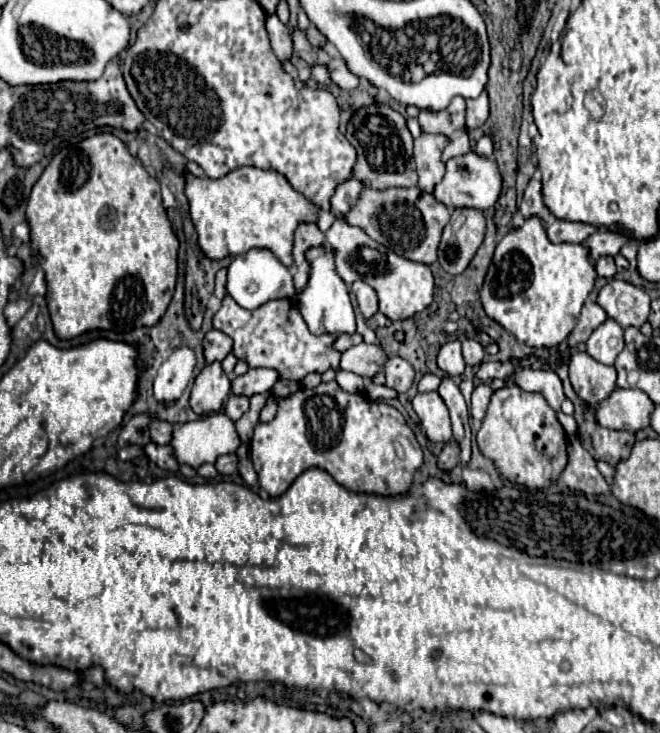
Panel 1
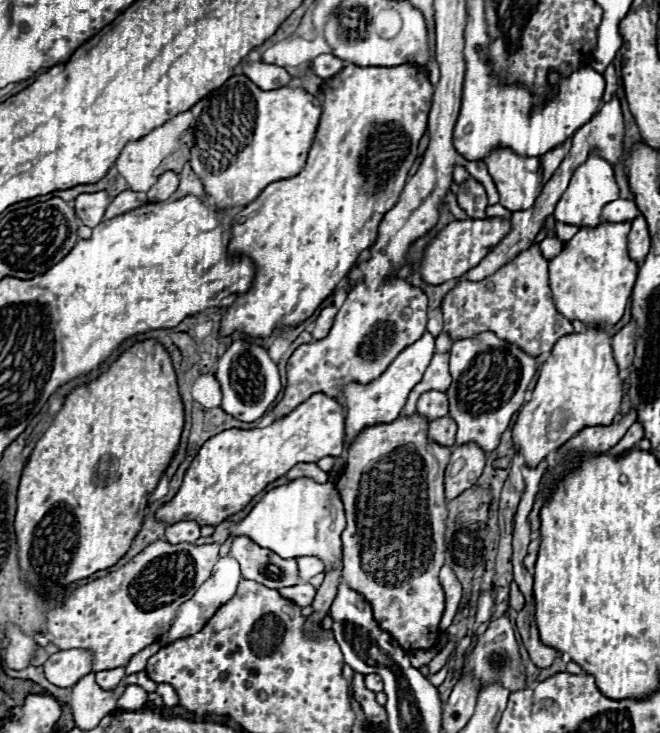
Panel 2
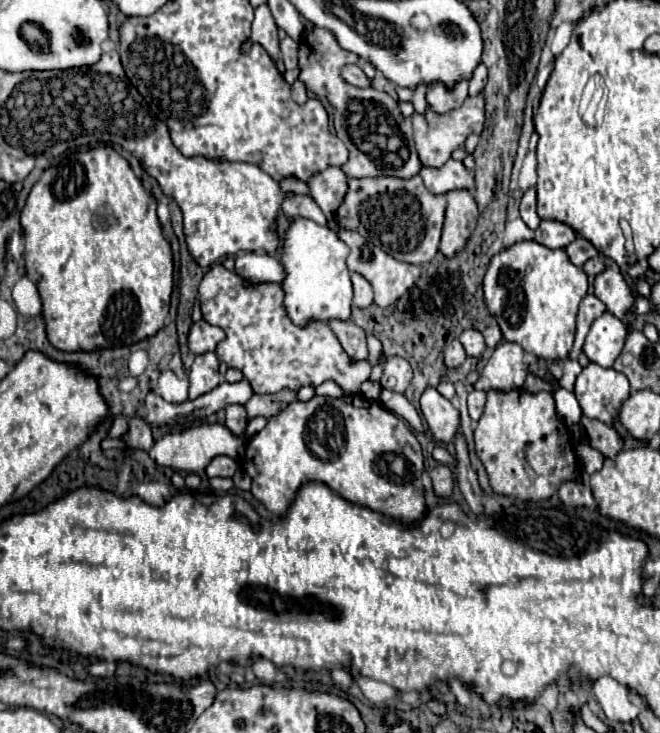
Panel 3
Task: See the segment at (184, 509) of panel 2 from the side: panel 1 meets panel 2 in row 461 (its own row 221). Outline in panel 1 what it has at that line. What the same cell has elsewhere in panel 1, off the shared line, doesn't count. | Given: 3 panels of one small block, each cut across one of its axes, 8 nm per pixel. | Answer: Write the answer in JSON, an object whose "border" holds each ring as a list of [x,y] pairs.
{"border":[[[238,168],[232,170],[228,176],[218,180],[200,178],[188,172],[188,184],[186,184],[186,196],[190,202],[190,216],[198,232],[198,244],[202,252],[212,260],[226,258],[226,252],[230,256],[238,256],[248,252],[250,248],[268,248],[274,252],[274,256],[284,266],[294,266],[292,248],[294,248],[294,232],[300,224],[318,224],[318,208],[298,190],[292,188],[292,184],[276,170],[260,170],[260,168]]]}

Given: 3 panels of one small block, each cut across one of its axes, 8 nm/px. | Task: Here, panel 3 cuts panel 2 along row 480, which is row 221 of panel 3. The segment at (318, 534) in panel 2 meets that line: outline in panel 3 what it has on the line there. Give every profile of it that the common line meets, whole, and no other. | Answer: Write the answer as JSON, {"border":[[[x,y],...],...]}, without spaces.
{"border":[[[308,218],[290,222],[280,248],[280,262],[284,266],[284,310],[288,318],[304,326],[308,320],[348,320],[352,306],[352,282],[346,268],[350,248],[336,236],[328,224],[316,224]]]}

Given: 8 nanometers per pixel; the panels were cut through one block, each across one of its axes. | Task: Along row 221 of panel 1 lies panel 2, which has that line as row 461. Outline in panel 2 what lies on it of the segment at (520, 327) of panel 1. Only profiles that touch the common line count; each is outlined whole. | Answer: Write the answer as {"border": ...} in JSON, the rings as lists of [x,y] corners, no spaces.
{"border":[[[588,328],[580,334],[566,334],[554,344],[550,358],[540,366],[532,400],[522,406],[512,430],[512,440],[524,454],[526,464],[536,466],[548,456],[548,452],[560,448],[582,428],[612,424],[620,410],[622,396],[624,388],[620,370],[606,330]]]}

